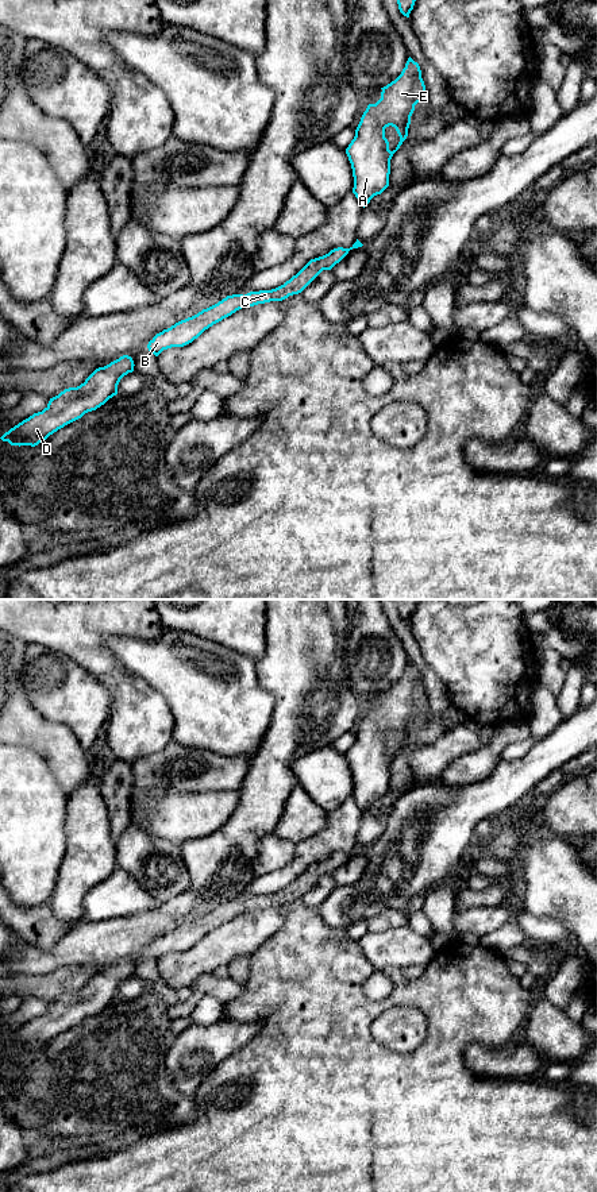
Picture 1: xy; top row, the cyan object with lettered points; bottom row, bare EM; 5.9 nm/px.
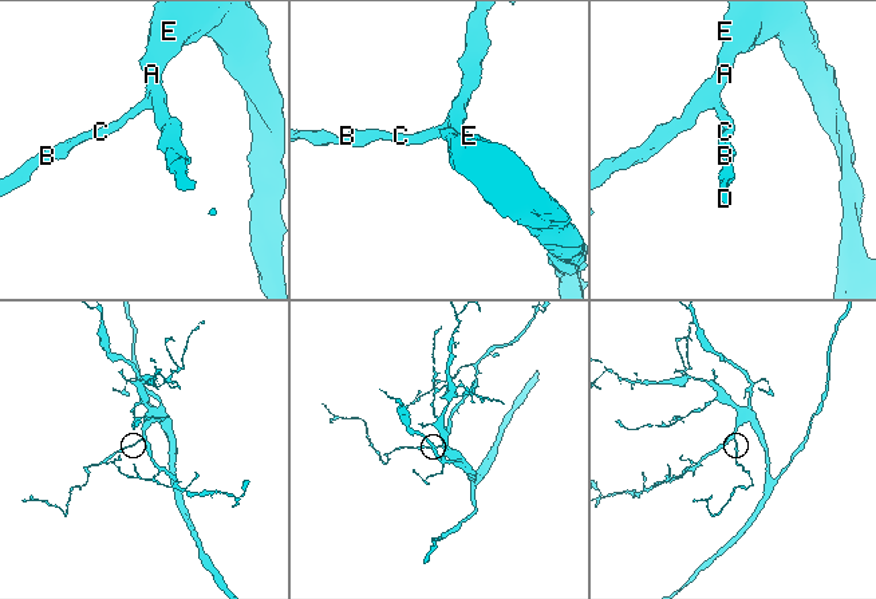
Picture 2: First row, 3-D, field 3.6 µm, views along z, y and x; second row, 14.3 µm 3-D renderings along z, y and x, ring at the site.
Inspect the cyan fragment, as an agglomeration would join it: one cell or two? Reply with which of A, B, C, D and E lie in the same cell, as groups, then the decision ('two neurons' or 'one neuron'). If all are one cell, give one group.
A B C D E; one neuron

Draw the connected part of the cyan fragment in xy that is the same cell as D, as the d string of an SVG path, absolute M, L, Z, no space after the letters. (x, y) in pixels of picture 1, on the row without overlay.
M128 960L96 973L84 988L69 992L50 1003L47 1011L23 1025L0 1044L11 1050L35 1052L65 1030L96 1015L118 999L120 984L134 976L134 965Z

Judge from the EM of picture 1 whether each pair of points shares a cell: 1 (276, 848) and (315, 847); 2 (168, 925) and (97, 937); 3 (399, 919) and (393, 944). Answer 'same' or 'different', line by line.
1: different
2: same
3: different

